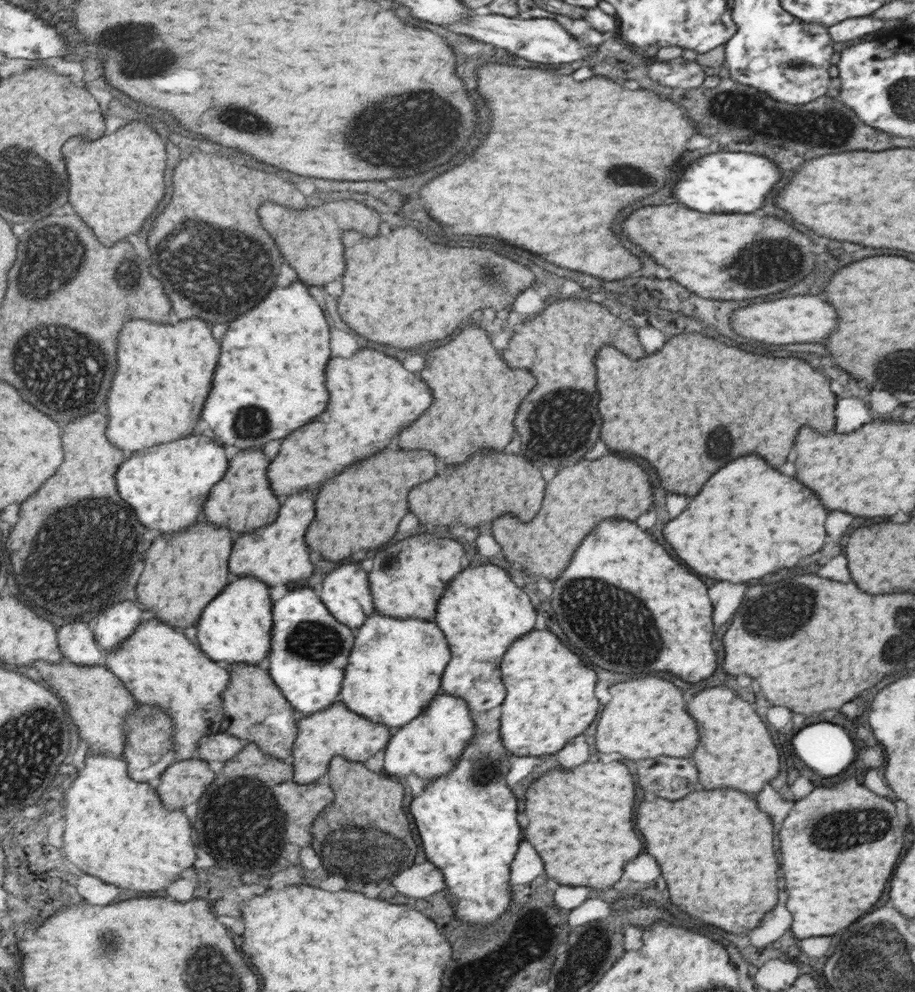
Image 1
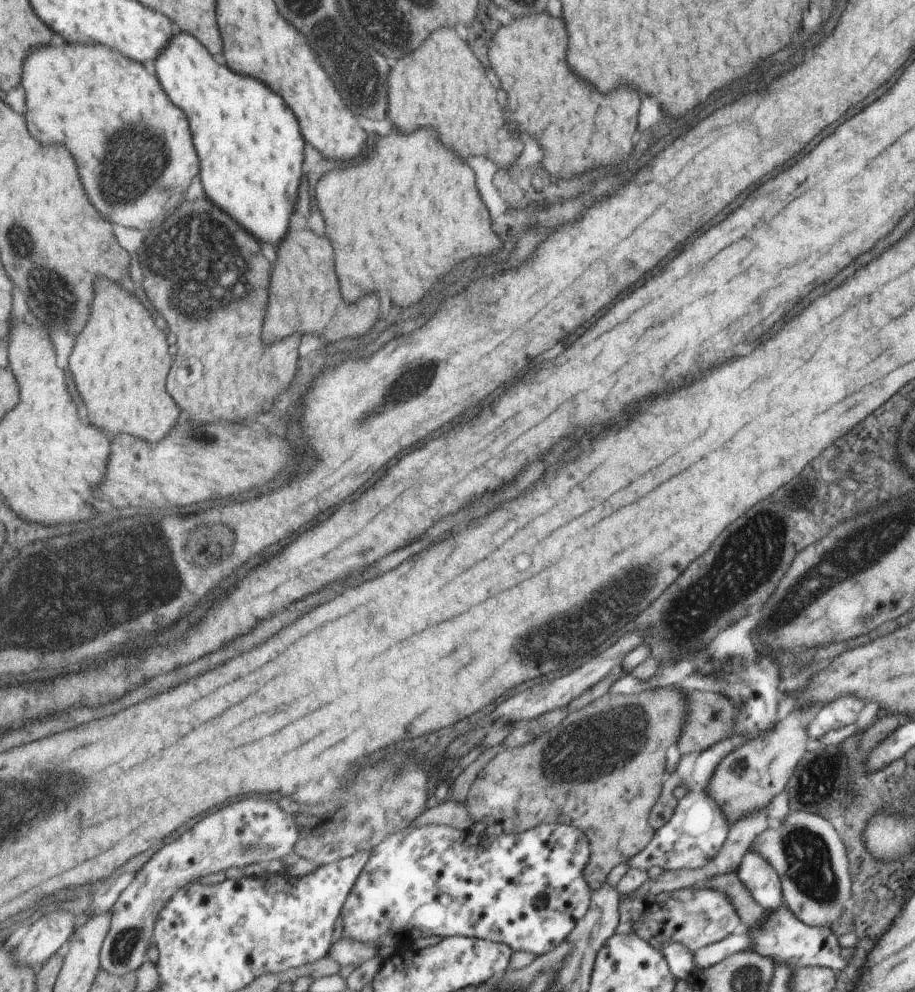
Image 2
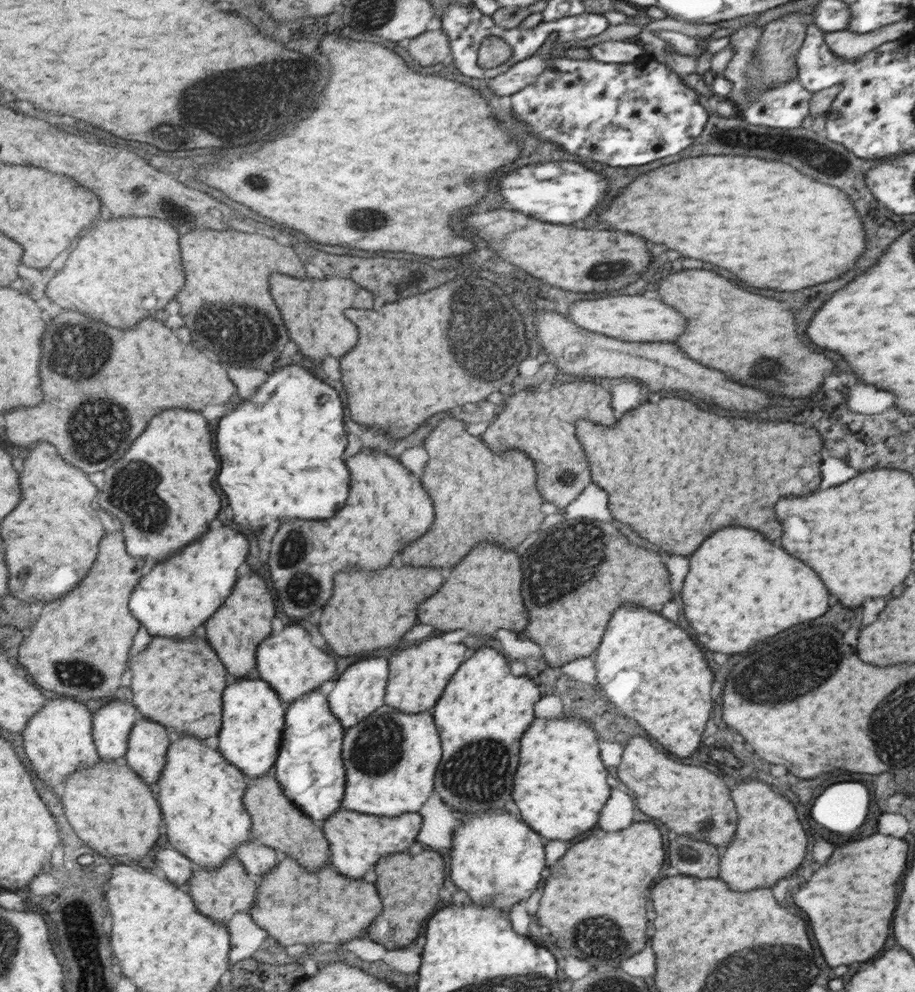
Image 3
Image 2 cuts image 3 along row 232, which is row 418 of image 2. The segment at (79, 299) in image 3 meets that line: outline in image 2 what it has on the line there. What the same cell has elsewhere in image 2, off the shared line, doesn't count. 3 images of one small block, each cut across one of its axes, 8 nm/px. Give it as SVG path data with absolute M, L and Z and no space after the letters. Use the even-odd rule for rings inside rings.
M98 279L98 306L93 316L90 326L85 330L86 334L78 338L78 350L74 350L74 362L70 366L82 398L88 402L88 406L94 406L88 408L90 423L114 434L129 434L153 443L168 438L176 424L181 422L182 416L177 399L169 391L168 376L172 372L174 358L170 354L168 334L156 326L154 314L138 298L130 296L120 284L110 279ZM108 402L110 406L114 406L112 402L118 402L120 412L98 412L106 410Z

